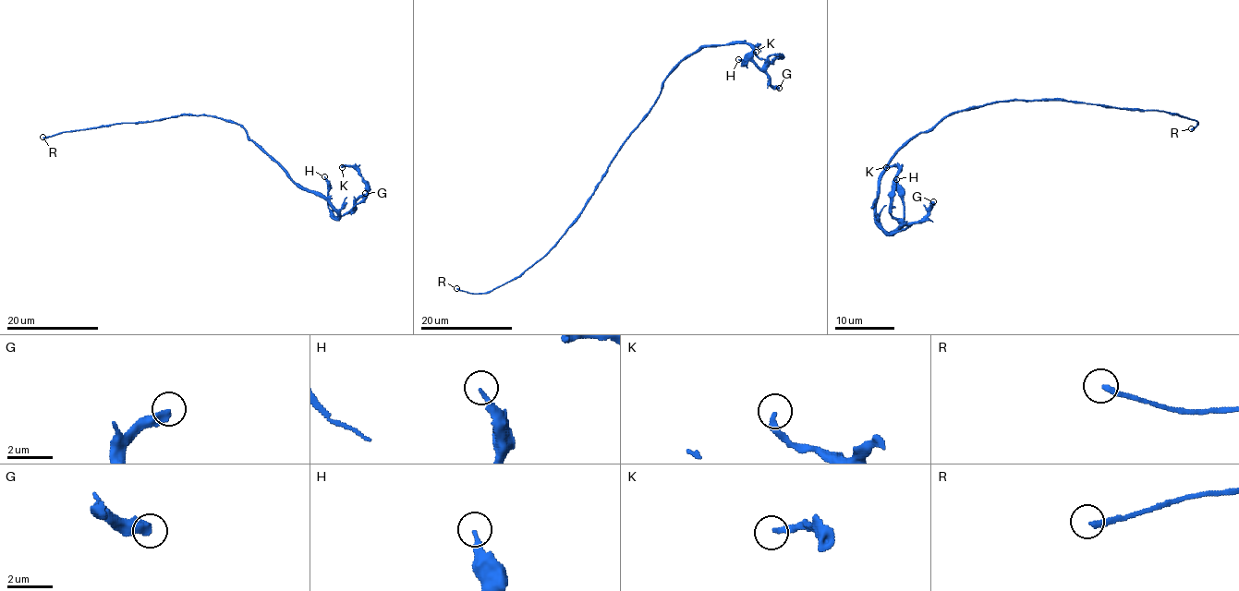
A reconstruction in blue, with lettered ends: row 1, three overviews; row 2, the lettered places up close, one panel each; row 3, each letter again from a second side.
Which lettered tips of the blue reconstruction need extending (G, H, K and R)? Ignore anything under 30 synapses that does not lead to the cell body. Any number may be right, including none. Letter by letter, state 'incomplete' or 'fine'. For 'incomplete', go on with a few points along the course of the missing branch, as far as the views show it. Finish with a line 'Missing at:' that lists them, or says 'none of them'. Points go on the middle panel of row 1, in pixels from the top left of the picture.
G: fine
H: fine
K: fine
R: incomplete
Missing at: R

